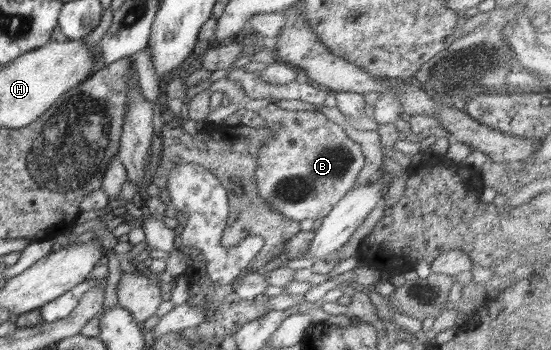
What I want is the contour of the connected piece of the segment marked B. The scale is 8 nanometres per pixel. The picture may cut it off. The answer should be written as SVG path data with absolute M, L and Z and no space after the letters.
M272 103L259 114L265 120L264 127L273 132L257 157L255 180L259 198L289 220L301 222L327 216L357 182L365 164L361 146L320 111L281 110Z

